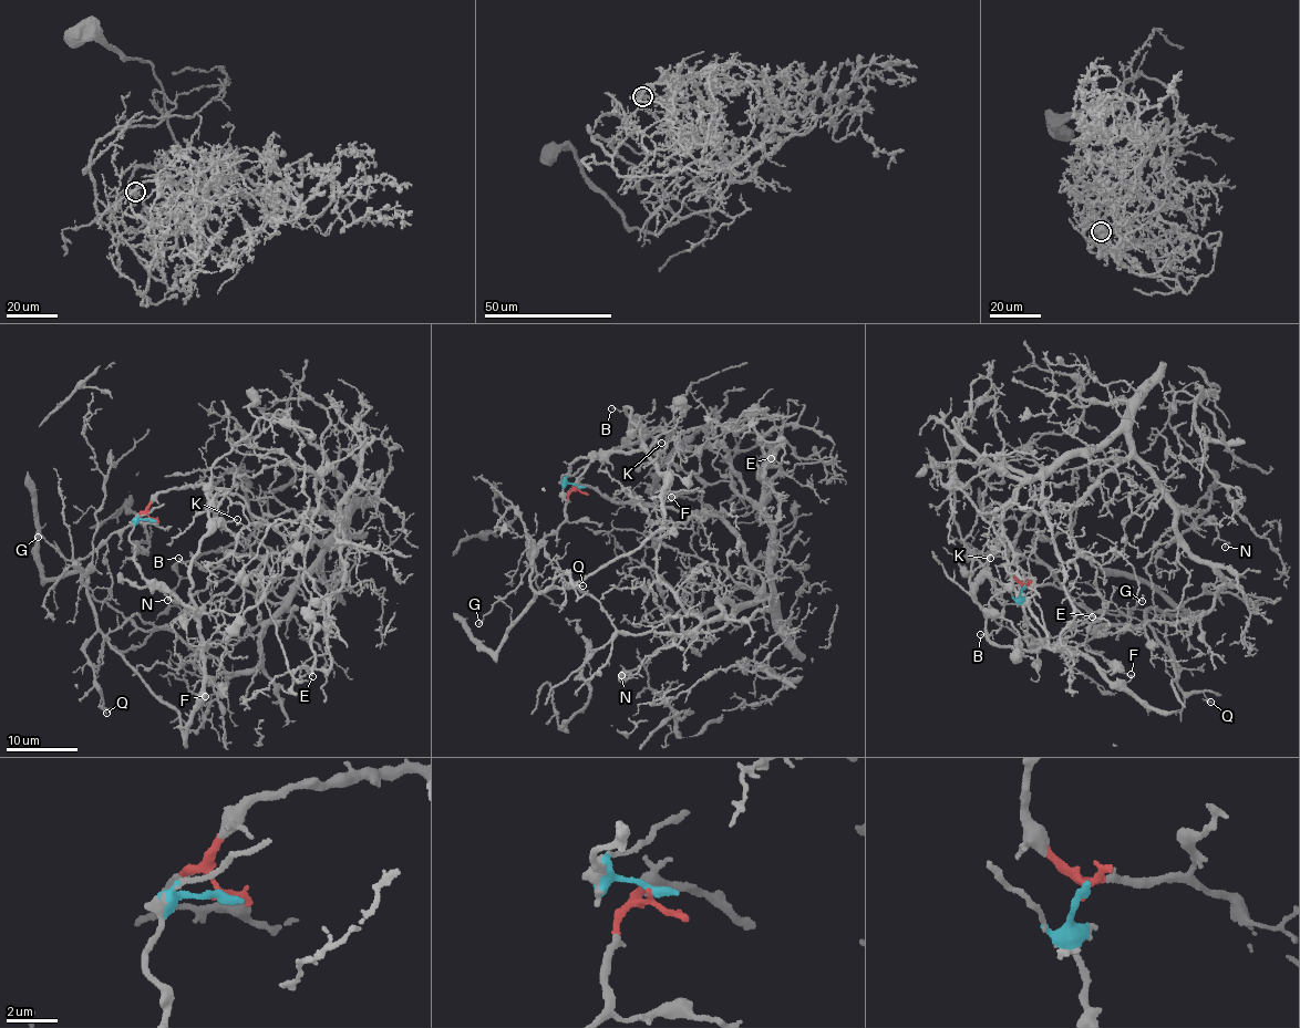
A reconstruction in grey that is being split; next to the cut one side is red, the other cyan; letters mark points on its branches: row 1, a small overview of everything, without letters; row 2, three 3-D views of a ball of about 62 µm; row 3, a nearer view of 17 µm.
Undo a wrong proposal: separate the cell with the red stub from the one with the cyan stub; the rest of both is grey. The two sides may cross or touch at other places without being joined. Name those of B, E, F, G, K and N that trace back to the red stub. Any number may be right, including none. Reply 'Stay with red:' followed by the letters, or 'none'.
Stay with red: E, G, N

